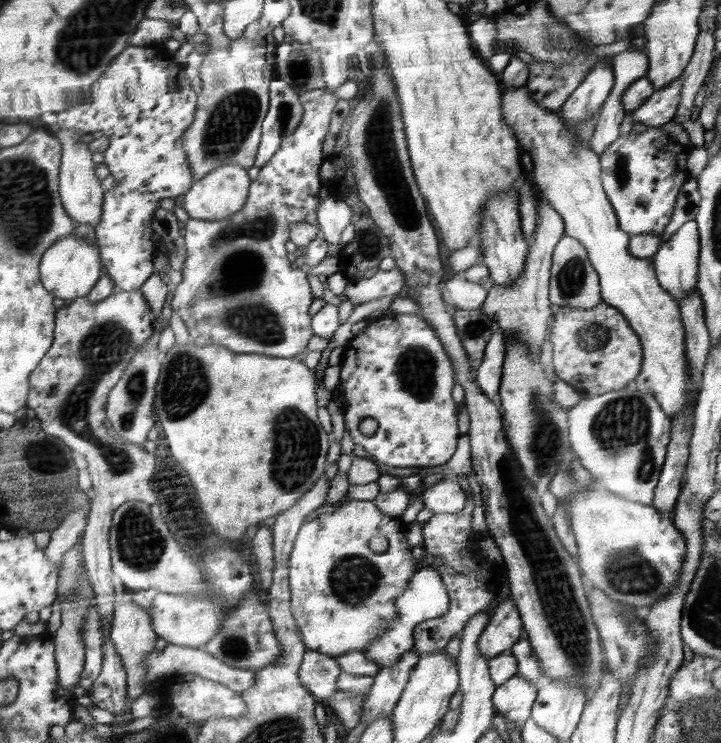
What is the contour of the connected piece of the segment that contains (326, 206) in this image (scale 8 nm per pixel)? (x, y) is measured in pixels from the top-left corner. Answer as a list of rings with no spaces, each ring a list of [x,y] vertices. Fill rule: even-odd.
[[[325,196],[317,210],[320,236],[327,244],[341,245],[342,231],[351,223],[352,208],[341,199]]]

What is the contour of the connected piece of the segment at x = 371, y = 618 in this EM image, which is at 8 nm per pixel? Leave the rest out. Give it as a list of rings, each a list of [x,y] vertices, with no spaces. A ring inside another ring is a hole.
[[[343,499],[341,502],[338,502],[336,506],[332,506],[325,511],[322,511],[318,515],[309,517],[303,523],[296,535],[293,549],[289,556],[288,585],[290,586],[290,592],[292,592],[292,598],[294,598],[294,606],[292,606],[294,618],[296,618],[302,638],[304,638],[309,650],[315,650],[322,654],[332,655],[333,657],[337,657],[345,652],[350,652],[351,650],[364,651],[366,648],[369,648],[375,638],[378,638],[378,636],[383,633],[387,624],[397,617],[396,600],[408,588],[408,580],[410,580],[410,578],[414,576],[414,572],[416,572],[416,560],[412,558],[412,554],[410,554],[410,544],[406,542],[406,532],[408,532],[409,526],[410,524],[402,522],[401,515],[390,516],[389,514],[384,514],[381,510],[378,510],[378,507],[372,500],[354,499]],[[380,534],[384,534],[384,536],[388,538],[388,550],[376,554],[376,551],[368,546],[368,542],[370,542],[370,538],[380,536]]]

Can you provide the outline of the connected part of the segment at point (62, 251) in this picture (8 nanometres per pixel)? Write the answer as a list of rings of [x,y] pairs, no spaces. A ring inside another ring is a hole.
[[[75,233],[58,241],[46,251],[41,262],[42,280],[48,291],[64,301],[76,301],[88,297],[96,285],[102,280],[104,258],[99,242],[92,243]]]

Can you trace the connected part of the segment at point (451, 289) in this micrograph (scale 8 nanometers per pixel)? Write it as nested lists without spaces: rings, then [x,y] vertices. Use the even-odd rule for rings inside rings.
[[[454,276],[441,286],[441,296],[446,306],[457,309],[481,309],[488,291],[481,284],[470,282],[462,276]]]

